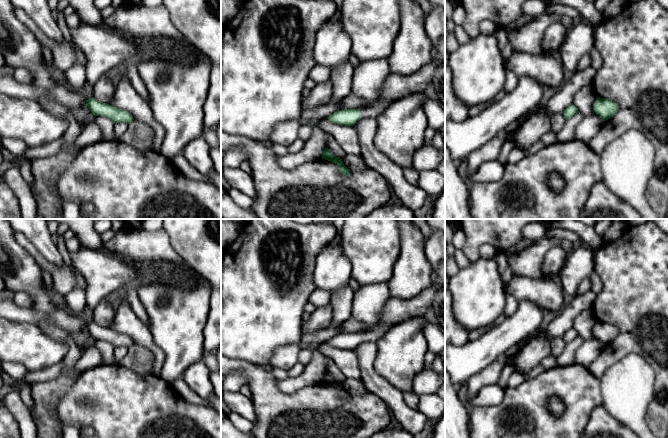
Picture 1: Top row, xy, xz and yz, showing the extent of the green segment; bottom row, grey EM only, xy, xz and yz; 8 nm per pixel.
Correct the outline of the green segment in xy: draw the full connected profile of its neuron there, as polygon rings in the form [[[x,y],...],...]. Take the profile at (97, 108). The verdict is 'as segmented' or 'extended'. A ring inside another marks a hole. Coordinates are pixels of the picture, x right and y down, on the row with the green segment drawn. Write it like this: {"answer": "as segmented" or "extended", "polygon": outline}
{"answer": "as segmented", "polygon": [[[94,97],[88,99],[86,105],[93,116],[105,116],[110,118],[114,123],[125,122],[129,124],[134,120],[129,112],[118,109],[110,104],[99,102]]]}

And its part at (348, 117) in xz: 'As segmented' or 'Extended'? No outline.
Extended

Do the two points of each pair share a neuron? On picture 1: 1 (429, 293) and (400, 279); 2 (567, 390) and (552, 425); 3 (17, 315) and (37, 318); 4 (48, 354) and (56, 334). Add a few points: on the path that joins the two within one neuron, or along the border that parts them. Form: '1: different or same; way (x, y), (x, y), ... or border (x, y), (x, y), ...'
1: different; border (433, 274), (426, 288), (401, 299)
2: same; way (569, 400), (569, 412), (562, 419)
3: same; way (22, 315), (32, 316)
4: different; border (37, 326), (67, 345), (61, 361)

